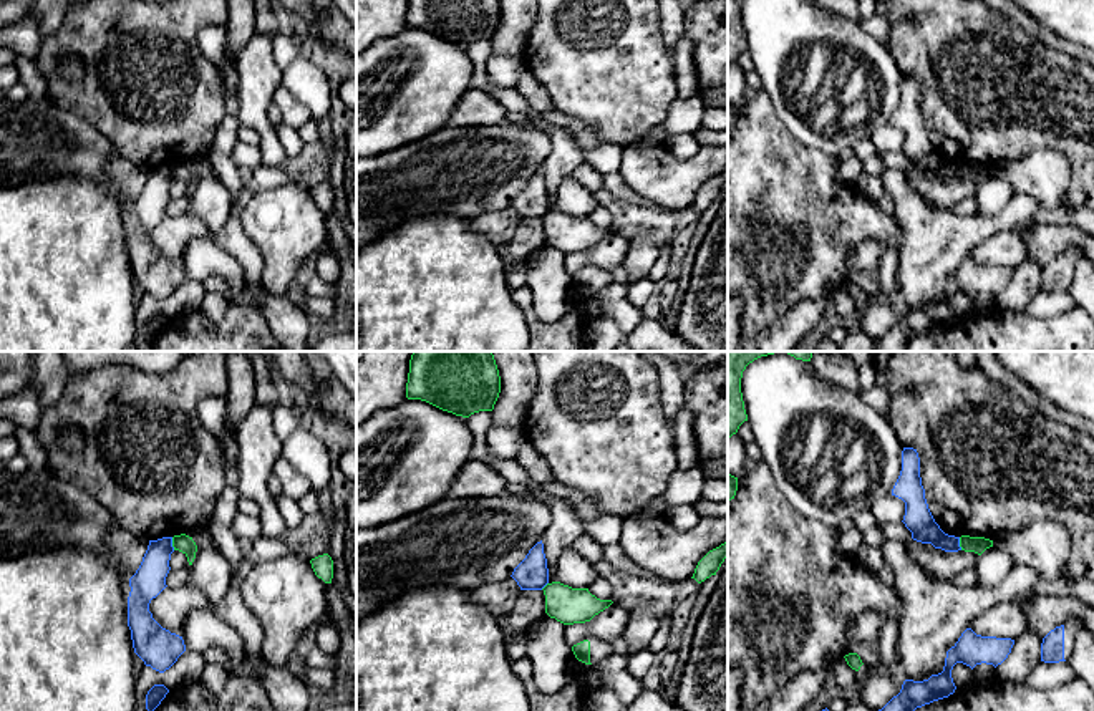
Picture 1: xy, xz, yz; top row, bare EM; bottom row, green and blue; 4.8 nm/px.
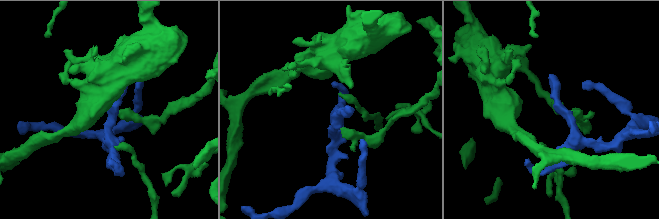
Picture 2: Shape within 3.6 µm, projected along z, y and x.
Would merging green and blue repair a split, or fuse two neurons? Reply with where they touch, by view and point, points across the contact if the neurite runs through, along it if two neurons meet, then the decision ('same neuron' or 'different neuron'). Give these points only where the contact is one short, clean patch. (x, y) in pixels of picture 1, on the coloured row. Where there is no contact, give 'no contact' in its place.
meets green in xy at (173, 544); border along xy (171, 537), (174, 549); different neuron

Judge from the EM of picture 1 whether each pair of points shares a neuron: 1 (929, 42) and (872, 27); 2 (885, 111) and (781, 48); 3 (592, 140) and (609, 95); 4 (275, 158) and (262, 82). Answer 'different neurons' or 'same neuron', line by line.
1: different neurons
2: same neuron
3: different neurons
4: same neuron

